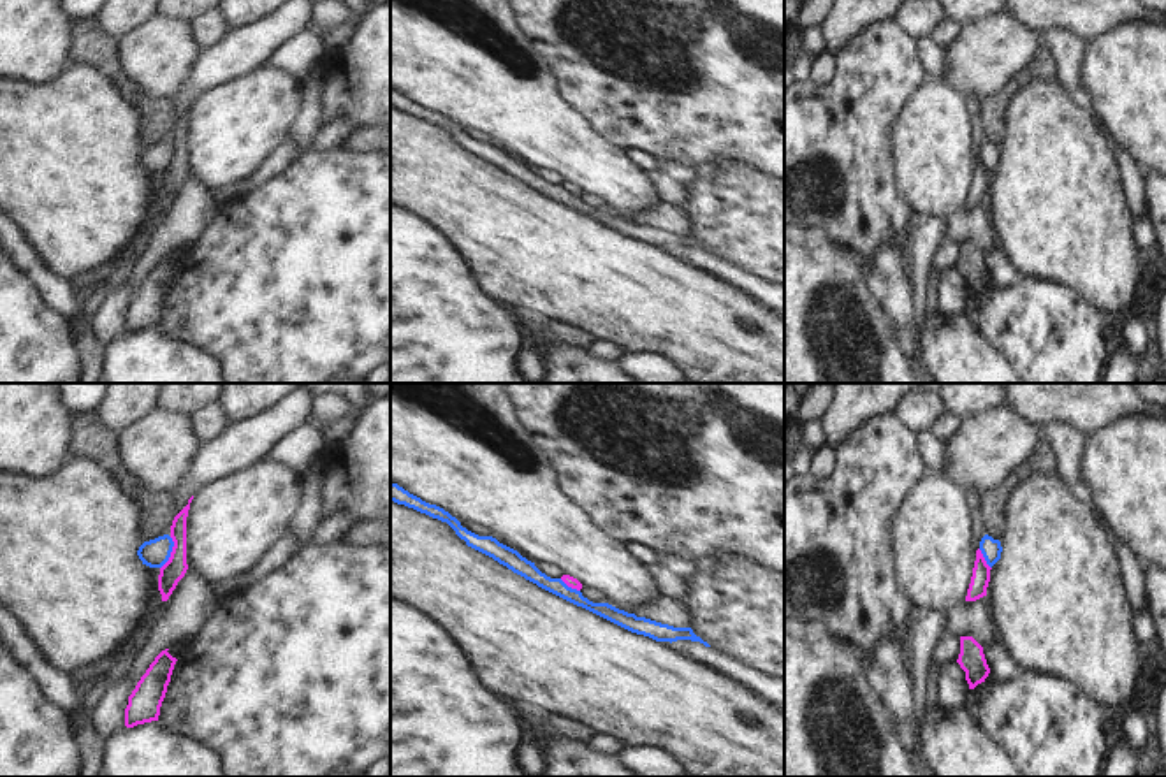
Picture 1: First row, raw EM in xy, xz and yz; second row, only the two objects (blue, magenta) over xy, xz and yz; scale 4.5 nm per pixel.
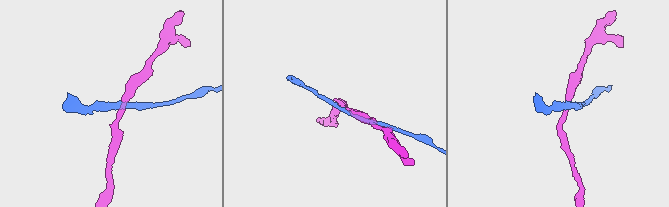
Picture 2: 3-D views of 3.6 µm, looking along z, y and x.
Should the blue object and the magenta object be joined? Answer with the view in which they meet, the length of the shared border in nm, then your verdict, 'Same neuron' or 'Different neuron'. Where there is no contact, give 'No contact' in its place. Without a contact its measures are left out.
Touches blue in xy. Shared border 160 nm. Different neuron

